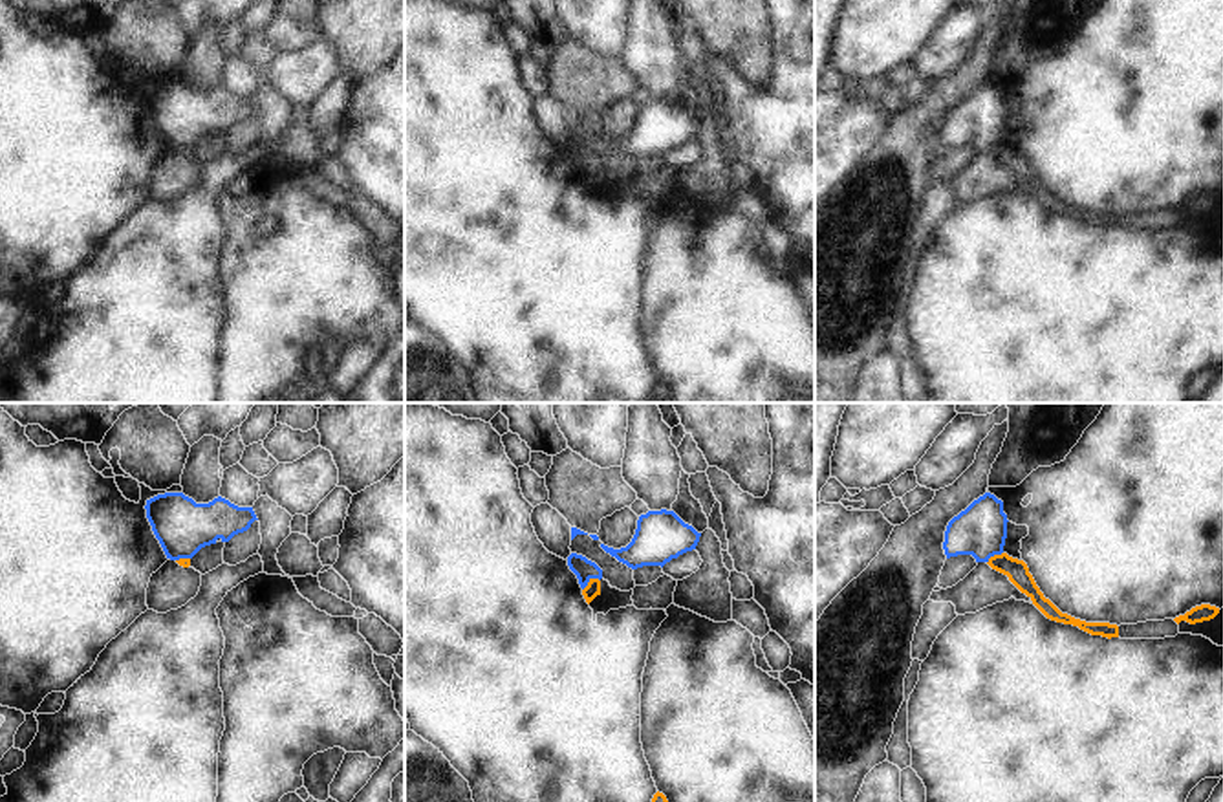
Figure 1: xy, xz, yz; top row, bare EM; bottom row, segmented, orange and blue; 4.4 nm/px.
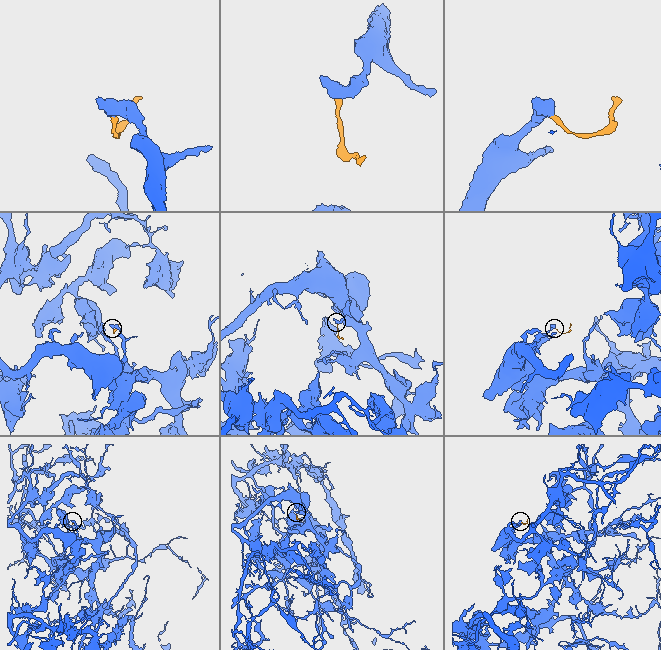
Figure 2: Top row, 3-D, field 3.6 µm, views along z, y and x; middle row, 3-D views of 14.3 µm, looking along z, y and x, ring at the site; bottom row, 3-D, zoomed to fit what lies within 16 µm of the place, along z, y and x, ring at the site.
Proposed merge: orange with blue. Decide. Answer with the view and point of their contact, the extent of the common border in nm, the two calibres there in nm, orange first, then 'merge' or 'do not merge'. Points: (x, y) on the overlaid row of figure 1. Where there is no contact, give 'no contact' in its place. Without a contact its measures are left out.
contact xz (590, 581); length 90 nm; calibres 70 and 90 nm; do not merge

